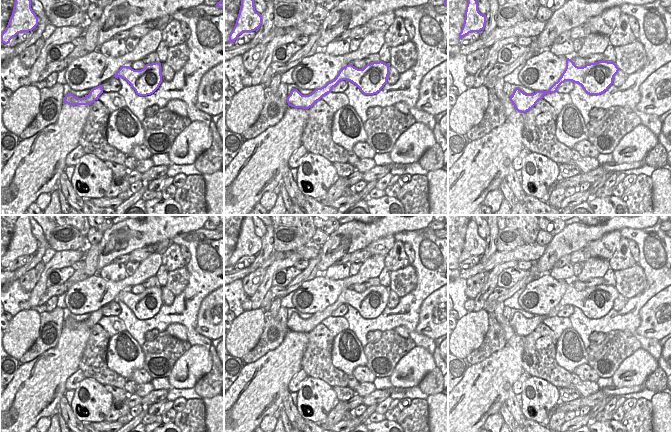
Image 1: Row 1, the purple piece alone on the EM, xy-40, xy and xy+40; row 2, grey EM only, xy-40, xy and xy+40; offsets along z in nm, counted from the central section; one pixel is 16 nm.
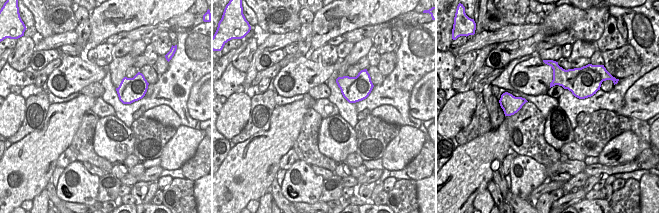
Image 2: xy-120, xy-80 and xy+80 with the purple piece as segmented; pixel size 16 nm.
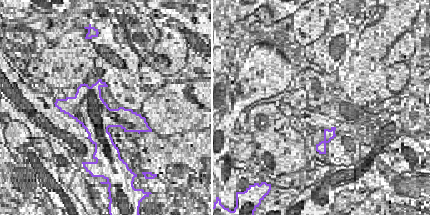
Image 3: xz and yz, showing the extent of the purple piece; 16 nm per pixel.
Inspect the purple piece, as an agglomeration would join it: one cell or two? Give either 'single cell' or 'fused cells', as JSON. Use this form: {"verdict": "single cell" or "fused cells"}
{"verdict": "single cell"}

